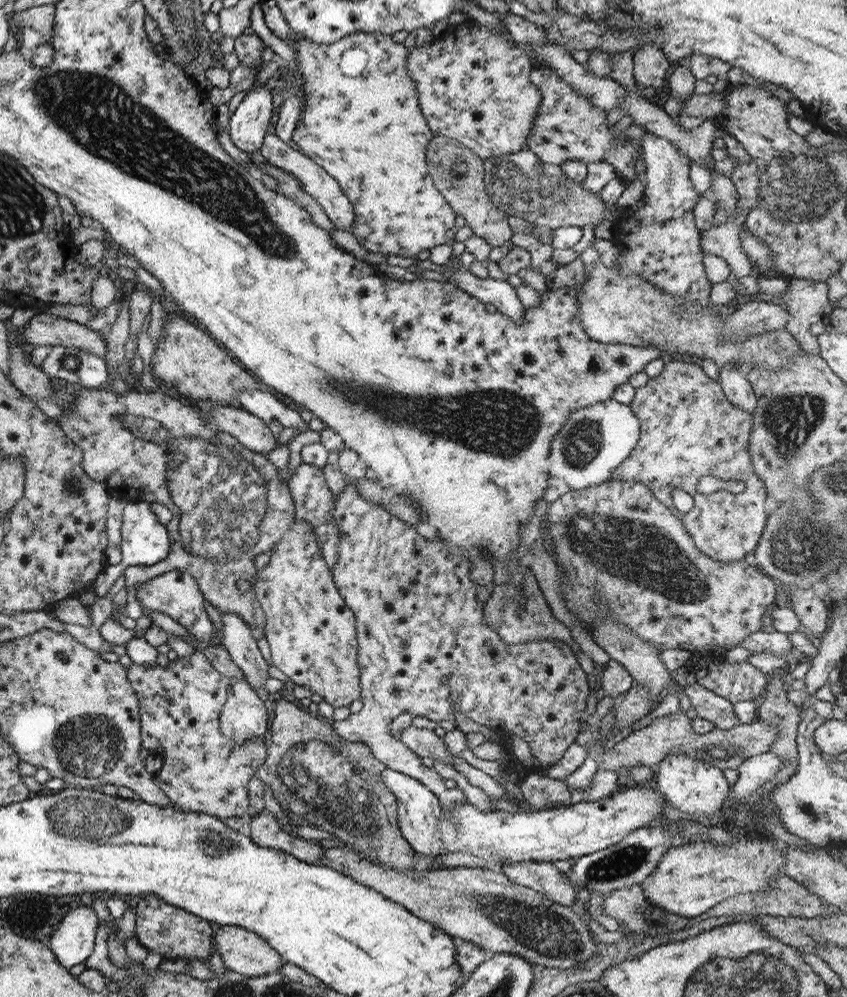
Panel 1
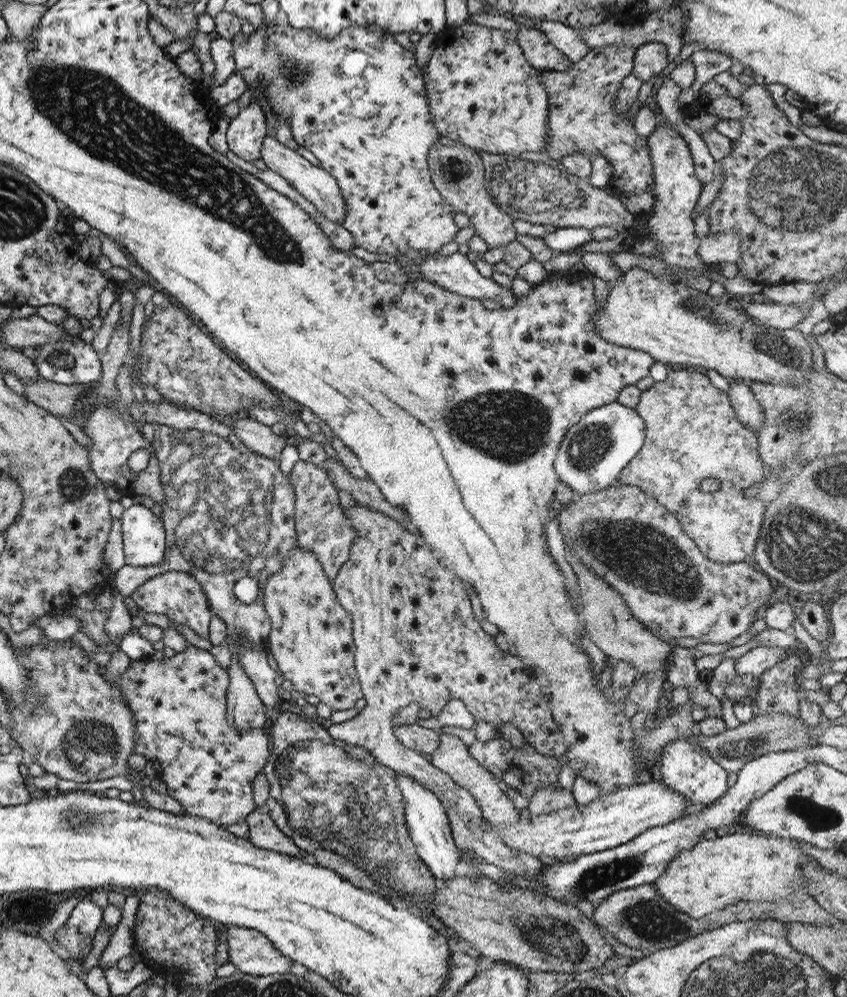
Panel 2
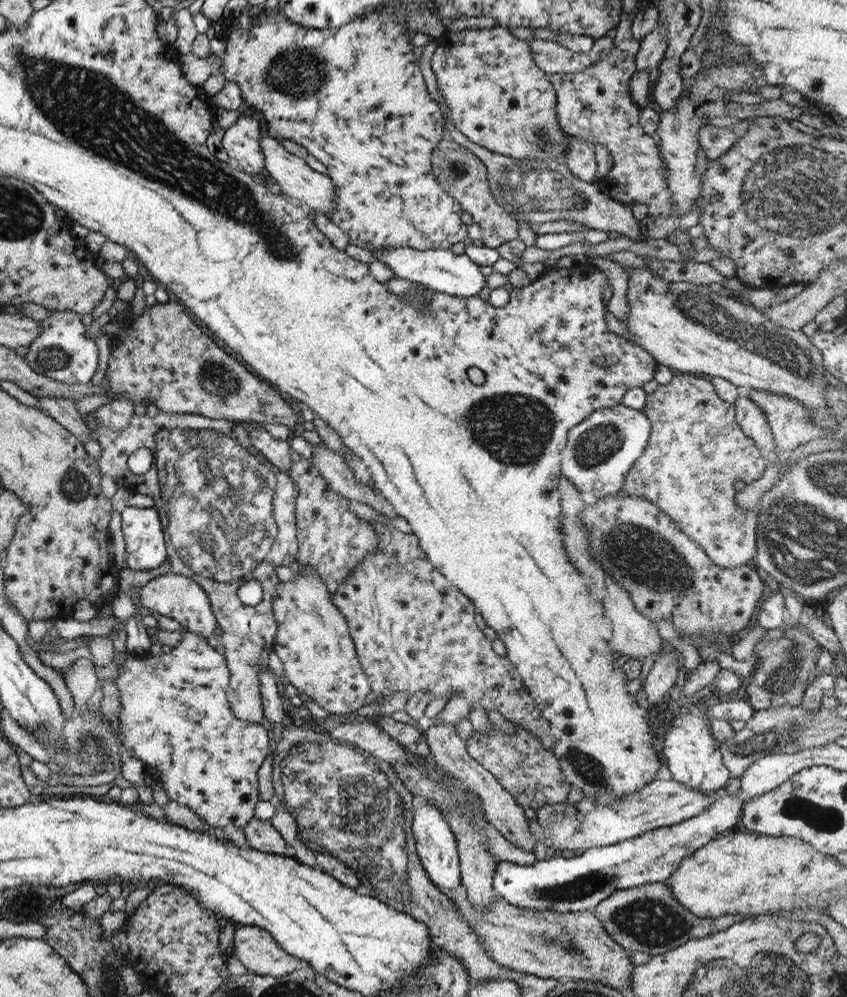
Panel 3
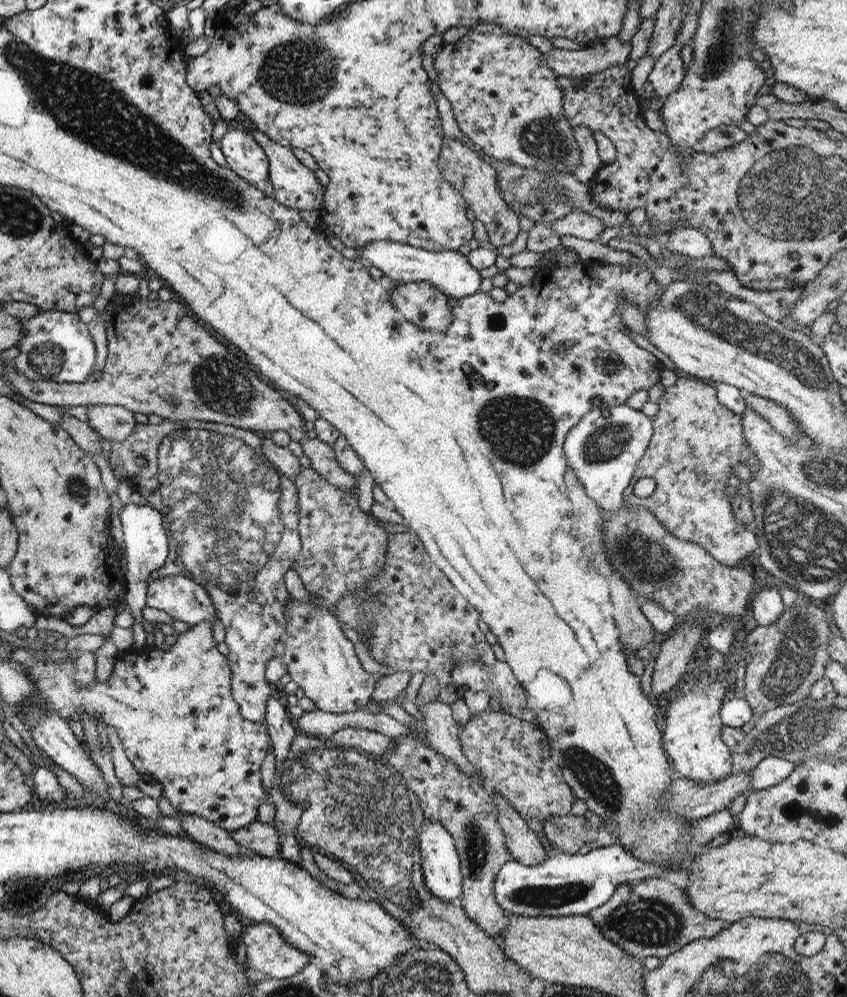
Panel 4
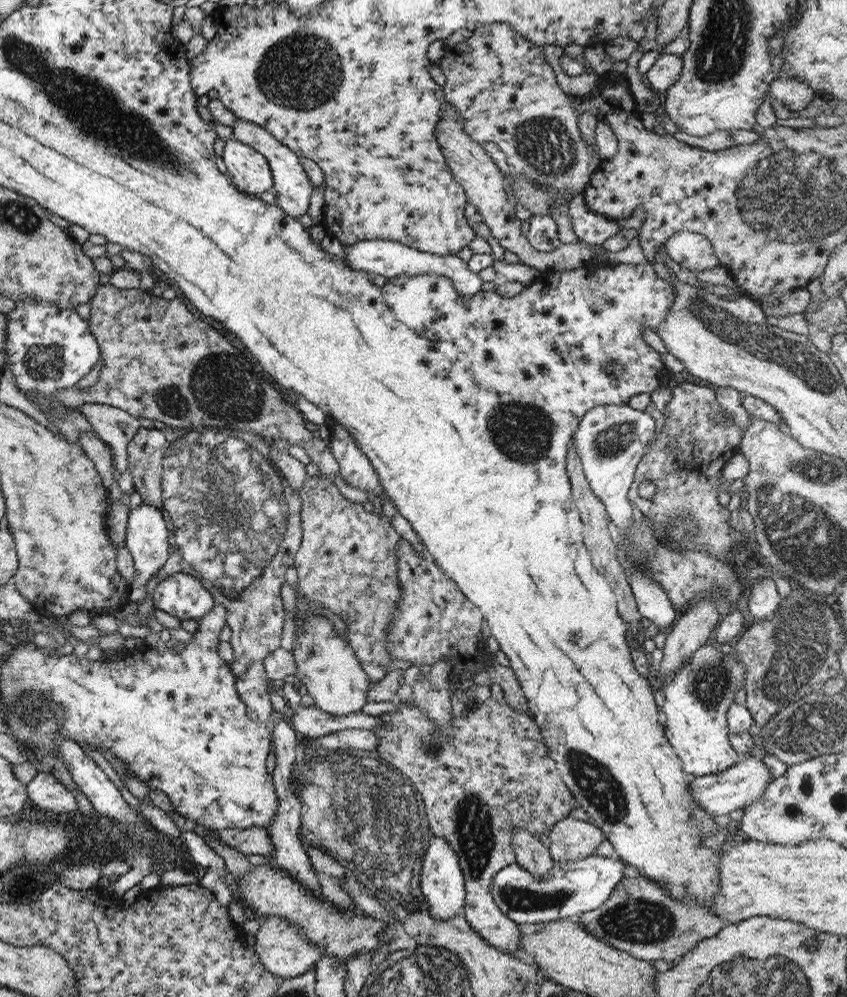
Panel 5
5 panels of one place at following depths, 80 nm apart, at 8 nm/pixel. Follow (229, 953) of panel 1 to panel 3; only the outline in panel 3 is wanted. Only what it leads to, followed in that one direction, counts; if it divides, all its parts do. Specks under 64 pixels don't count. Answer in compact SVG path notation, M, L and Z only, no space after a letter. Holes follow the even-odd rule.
M237 926L233 931L233 954L253 975L279 978L293 972L302 962L287 954L273 937L256 926Z

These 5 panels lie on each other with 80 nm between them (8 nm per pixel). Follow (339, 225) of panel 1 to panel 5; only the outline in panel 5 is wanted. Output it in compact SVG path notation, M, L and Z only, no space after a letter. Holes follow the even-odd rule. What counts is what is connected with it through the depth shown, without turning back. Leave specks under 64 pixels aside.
M237 119L231 126L231 133L231 138L252 147L267 161L275 198L274 205L289 216L298 217L301 214L305 214L313 187L311 187L311 183L309 183L309 179L307 179L307 175L305 175L305 171L301 167L300 158L289 148L280 144L269 132L259 128L258 125Z

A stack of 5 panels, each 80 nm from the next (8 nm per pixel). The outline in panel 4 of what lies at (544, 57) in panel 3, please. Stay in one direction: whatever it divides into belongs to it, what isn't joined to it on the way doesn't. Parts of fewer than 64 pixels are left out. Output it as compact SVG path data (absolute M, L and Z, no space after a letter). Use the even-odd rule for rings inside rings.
M611 36L579 50L553 47L548 55L543 56L556 76L579 77L626 62L630 50L630 41L621 42L617 36Z

